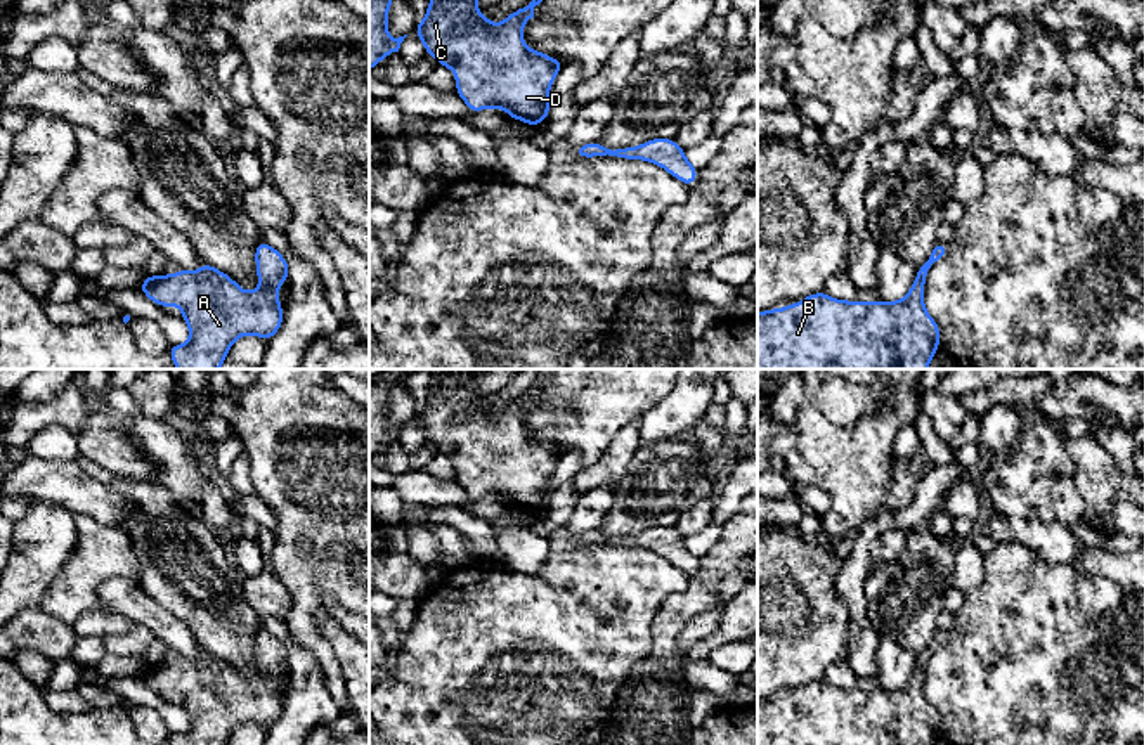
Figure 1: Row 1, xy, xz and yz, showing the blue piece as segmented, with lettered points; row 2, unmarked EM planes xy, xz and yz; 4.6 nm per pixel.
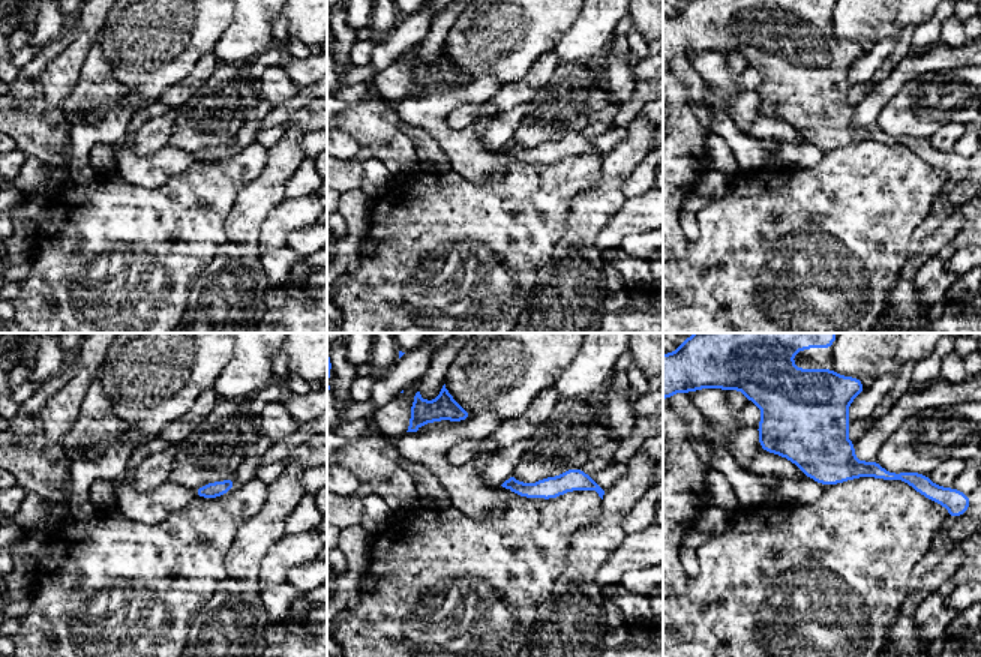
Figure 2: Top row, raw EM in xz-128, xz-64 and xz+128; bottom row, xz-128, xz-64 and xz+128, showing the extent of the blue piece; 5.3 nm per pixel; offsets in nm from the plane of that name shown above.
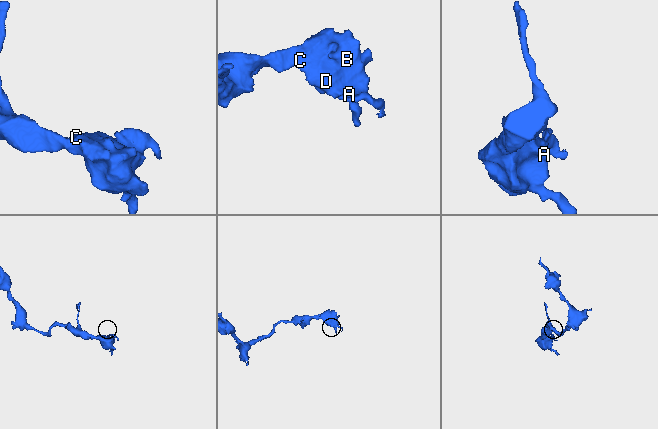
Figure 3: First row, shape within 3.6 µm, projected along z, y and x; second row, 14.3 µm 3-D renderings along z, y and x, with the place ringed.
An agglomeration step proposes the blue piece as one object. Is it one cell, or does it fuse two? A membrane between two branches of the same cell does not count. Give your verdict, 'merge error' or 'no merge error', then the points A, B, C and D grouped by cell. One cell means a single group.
no merge error; groups A B C D

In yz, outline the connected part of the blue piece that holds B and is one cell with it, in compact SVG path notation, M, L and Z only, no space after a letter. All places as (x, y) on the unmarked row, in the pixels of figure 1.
M936 629L927 648L917 655L913 674L900 690L842 690L820 679L797 693L757 700L757 745L933 745L939 736L939 714L926 700L924 676L927 660L946 641L948 632Z

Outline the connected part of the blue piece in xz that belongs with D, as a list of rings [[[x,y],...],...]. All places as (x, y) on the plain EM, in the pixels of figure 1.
[[[435,371],[425,407],[413,419],[439,454],[454,459],[456,482],[468,499],[501,496],[511,509],[523,508],[536,516],[548,506],[553,492],[548,478],[565,452],[529,437],[522,426],[522,416],[544,383],[537,381],[497,414],[489,402],[478,404],[478,383],[480,374]]]

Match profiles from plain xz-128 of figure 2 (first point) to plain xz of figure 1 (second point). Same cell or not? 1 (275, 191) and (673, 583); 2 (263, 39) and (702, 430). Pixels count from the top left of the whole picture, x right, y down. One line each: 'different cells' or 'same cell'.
1: different cells
2: different cells

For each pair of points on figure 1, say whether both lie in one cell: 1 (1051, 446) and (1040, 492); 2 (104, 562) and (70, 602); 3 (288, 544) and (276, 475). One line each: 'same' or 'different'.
1: same
2: same
3: same

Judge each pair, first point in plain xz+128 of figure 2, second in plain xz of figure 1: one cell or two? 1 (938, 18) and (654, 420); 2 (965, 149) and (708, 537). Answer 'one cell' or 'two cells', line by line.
1: one cell
2: one cell

